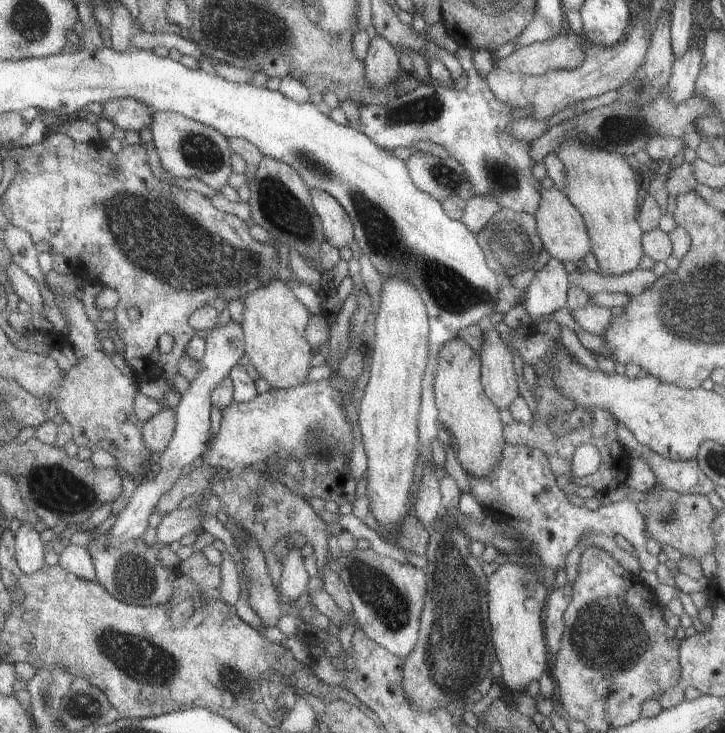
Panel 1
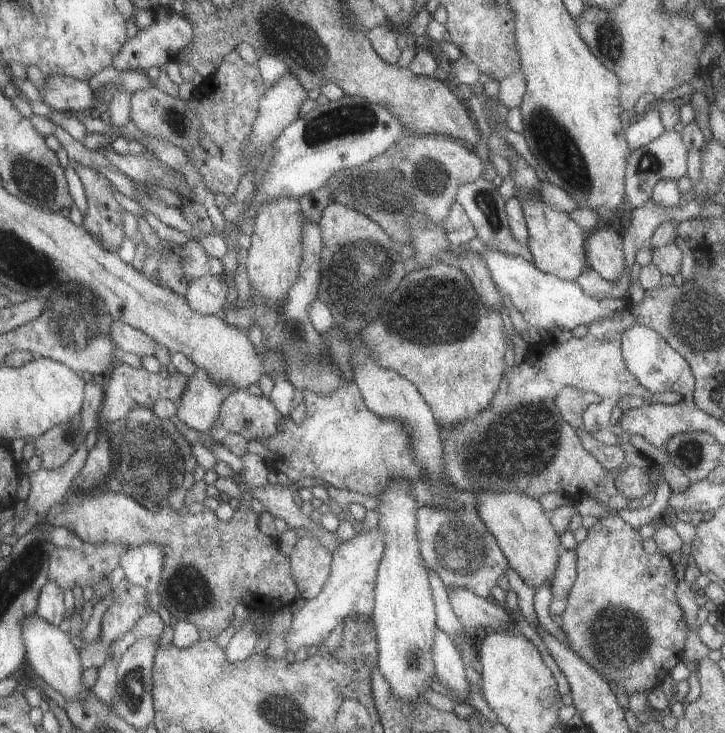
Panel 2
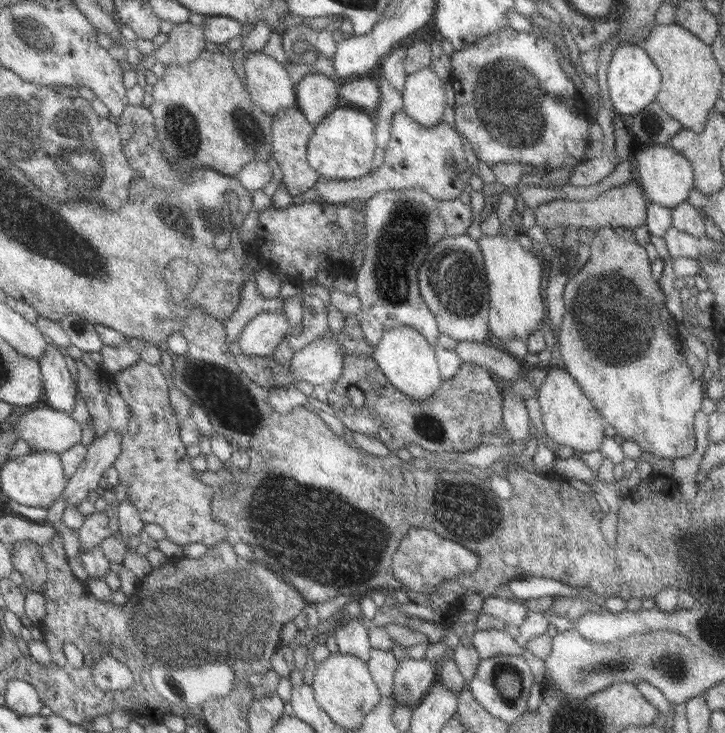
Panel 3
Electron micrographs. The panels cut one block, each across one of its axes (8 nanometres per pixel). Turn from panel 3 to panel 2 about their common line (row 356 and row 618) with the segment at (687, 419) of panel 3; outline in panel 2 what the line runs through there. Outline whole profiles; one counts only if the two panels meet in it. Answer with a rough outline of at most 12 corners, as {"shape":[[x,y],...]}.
{"shape":[[598,518],[567,646],[629,696],[683,660],[674,557]]}

